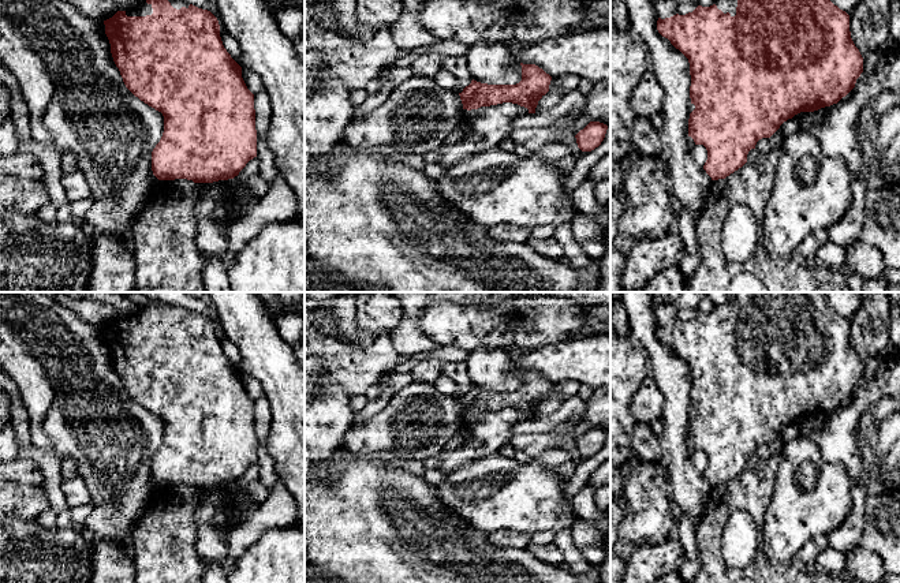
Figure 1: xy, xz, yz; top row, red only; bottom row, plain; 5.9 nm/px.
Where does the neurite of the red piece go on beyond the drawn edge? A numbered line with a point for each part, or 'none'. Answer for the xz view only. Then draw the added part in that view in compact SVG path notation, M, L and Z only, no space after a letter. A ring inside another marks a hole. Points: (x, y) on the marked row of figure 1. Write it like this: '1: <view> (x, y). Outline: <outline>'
none

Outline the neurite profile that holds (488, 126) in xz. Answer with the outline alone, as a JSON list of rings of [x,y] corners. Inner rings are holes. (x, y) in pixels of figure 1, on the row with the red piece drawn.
[[[503,102],[478,109],[463,109],[463,120],[468,124],[463,141],[442,147],[438,162],[445,168],[477,153],[497,149],[514,134],[512,120],[529,109],[512,102]]]

